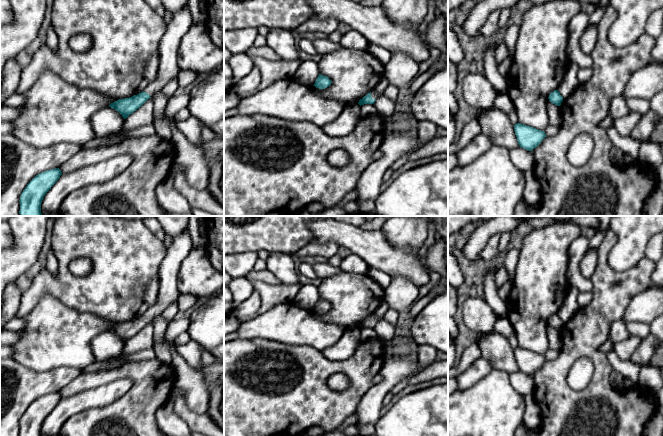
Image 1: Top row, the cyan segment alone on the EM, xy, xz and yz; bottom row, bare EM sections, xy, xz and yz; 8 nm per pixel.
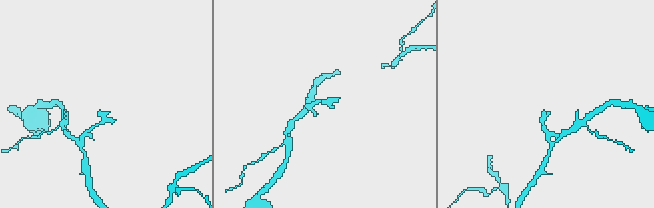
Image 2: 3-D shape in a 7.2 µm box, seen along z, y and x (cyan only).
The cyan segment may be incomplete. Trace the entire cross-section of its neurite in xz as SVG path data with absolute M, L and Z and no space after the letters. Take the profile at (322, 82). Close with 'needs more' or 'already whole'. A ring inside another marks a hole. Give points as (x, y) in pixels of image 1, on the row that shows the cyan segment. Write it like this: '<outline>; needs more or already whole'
M319 74L319 76L317 77L315 84L313 86L315 86L316 88L319 89L325 89L327 87L329 87L331 85L332 81L327 77L327 76L323 76L321 74Z; already whole

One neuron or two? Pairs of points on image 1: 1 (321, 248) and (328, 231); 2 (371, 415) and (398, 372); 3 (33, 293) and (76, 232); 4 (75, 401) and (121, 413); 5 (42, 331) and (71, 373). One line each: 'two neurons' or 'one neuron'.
1: two neurons
2: one neuron
3: one neuron
4: two neurons
5: two neurons

